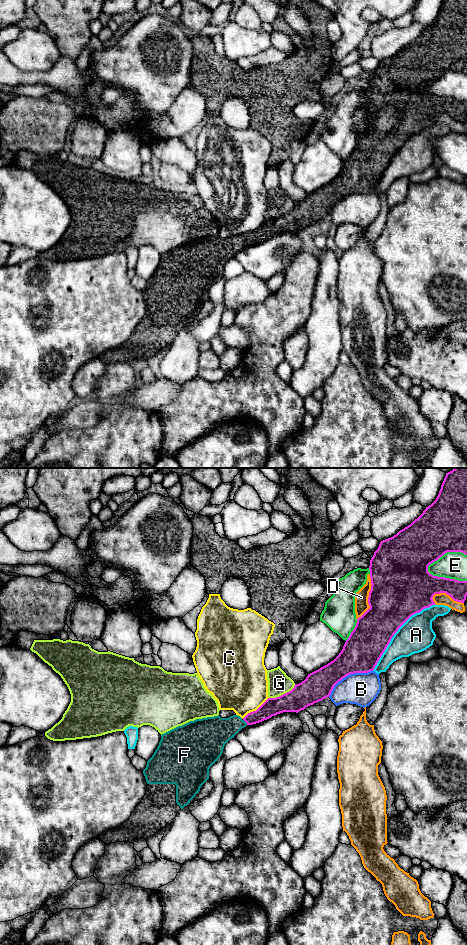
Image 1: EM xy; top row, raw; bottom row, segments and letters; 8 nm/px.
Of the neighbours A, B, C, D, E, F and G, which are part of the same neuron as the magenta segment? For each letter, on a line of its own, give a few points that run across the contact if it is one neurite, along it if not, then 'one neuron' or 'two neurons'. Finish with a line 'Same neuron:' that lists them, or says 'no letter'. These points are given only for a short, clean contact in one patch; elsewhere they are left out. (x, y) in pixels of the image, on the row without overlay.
A: two neurons
B: two neurons
C: line xy (268, 217), (255, 230), (248, 232), (242, 238); two neurons
D: two neurons
E: two neurons
F: line xy (272, 226), (258, 236), (245, 241), (216, 251); one neuron
G: two neurons
Same neuron: F

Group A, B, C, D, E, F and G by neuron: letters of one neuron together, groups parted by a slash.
A / B / C / D / E / F / G

